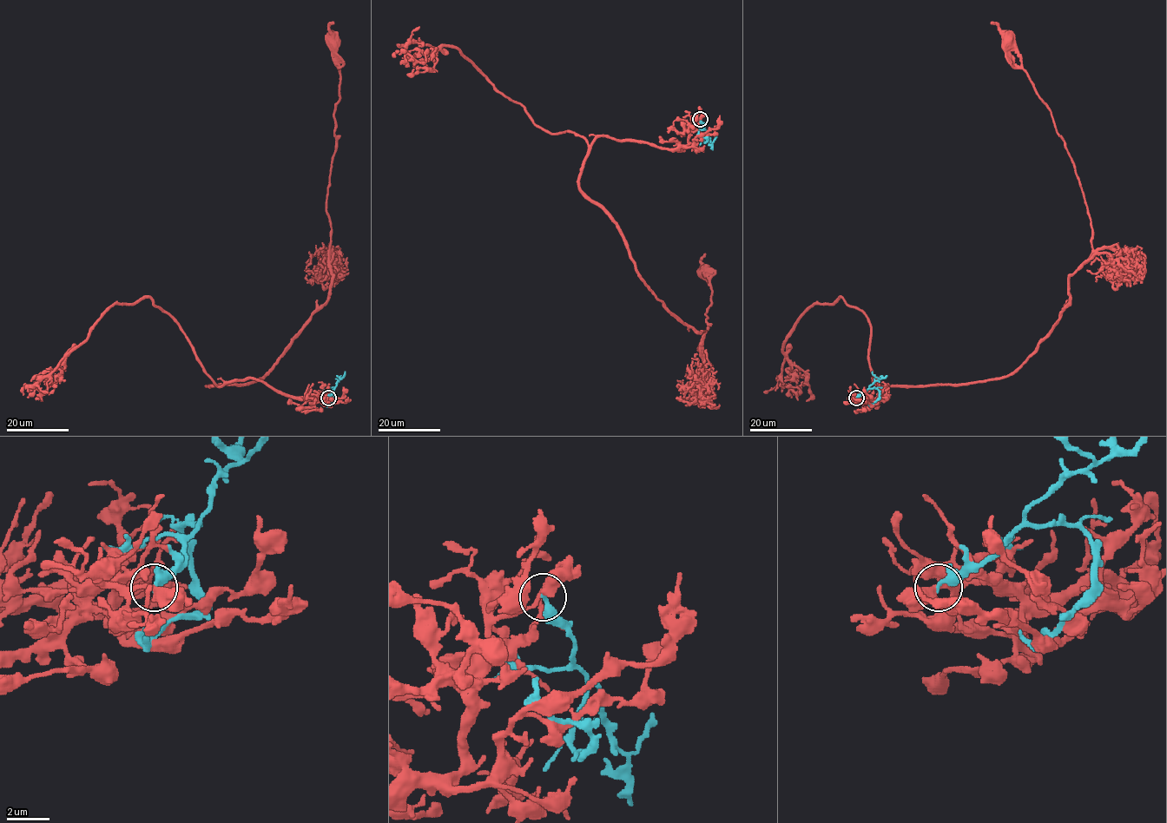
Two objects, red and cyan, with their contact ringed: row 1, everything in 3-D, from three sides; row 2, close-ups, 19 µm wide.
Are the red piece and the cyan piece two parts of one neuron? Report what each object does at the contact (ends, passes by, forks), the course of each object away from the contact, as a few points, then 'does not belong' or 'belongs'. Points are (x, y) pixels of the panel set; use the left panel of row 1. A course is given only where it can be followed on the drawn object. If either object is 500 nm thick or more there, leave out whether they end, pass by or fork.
red passes by; cyan passes by; course red (328, 398), (292, 398), (254, 378), (207, 385), (263, 376), (327, 299), (326, 206), (339, 97), (332, 45); course cyan (328, 398), (334, 389), (335, 399), (327, 404); does not belong

